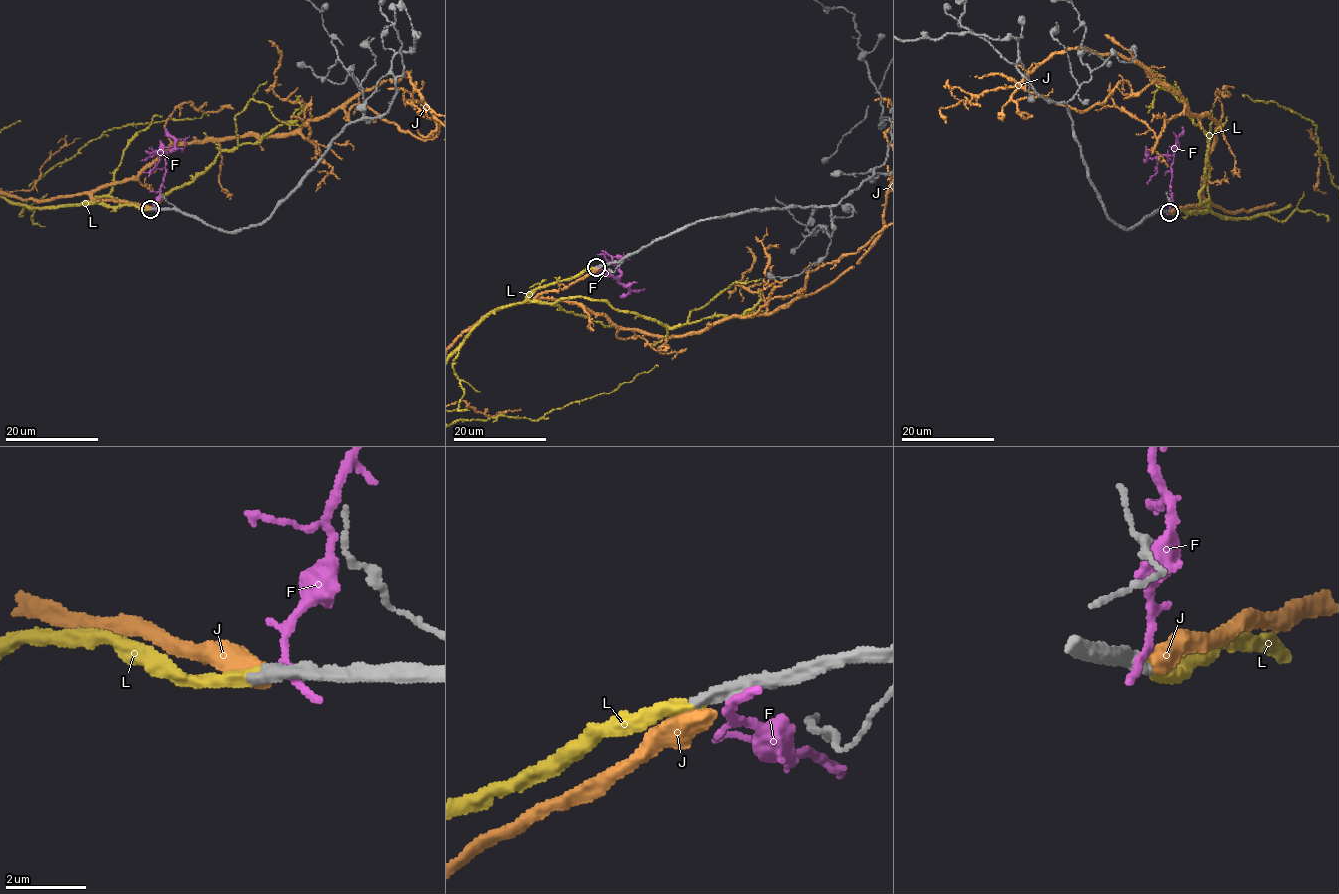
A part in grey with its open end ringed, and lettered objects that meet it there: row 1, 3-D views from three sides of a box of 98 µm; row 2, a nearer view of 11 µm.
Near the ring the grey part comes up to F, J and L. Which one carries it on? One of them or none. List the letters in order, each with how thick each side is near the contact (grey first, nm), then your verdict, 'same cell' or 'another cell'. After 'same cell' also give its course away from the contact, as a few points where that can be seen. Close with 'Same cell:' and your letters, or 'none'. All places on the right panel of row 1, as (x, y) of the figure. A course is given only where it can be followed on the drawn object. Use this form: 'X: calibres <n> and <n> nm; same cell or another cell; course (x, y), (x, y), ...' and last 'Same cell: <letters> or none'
F: calibres 460 and 240 nm; another cell
J: calibres 360 and 550 nm; another cell
L: calibres 360 and 280 nm; same cell
Same cell: L

